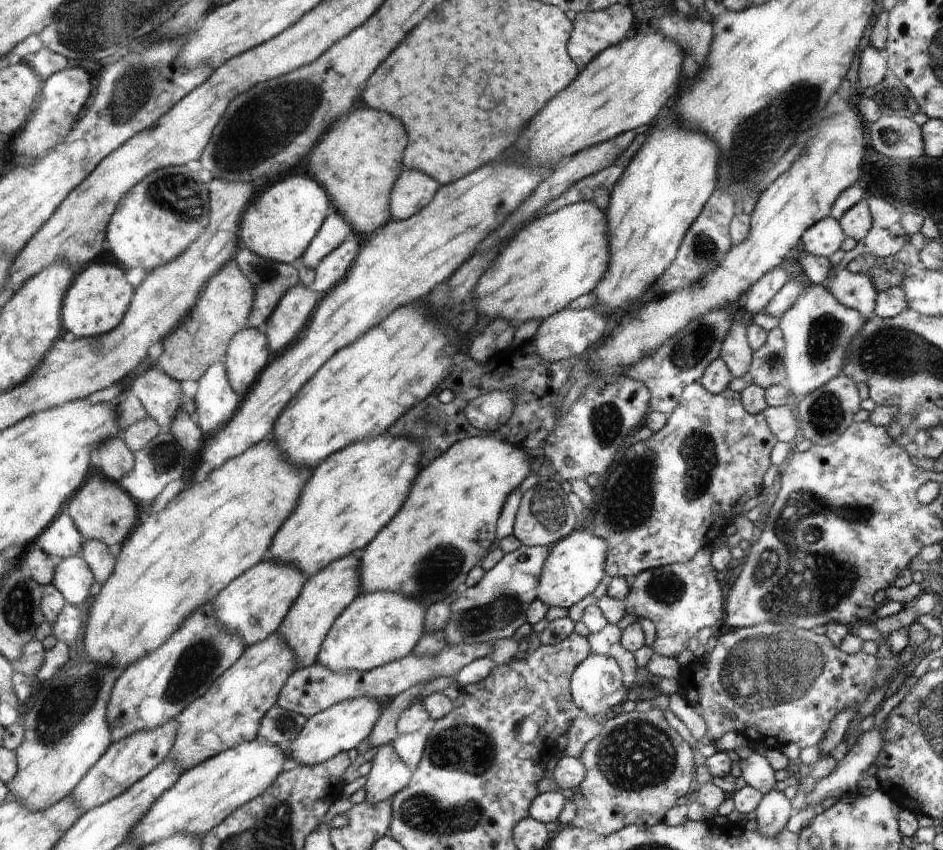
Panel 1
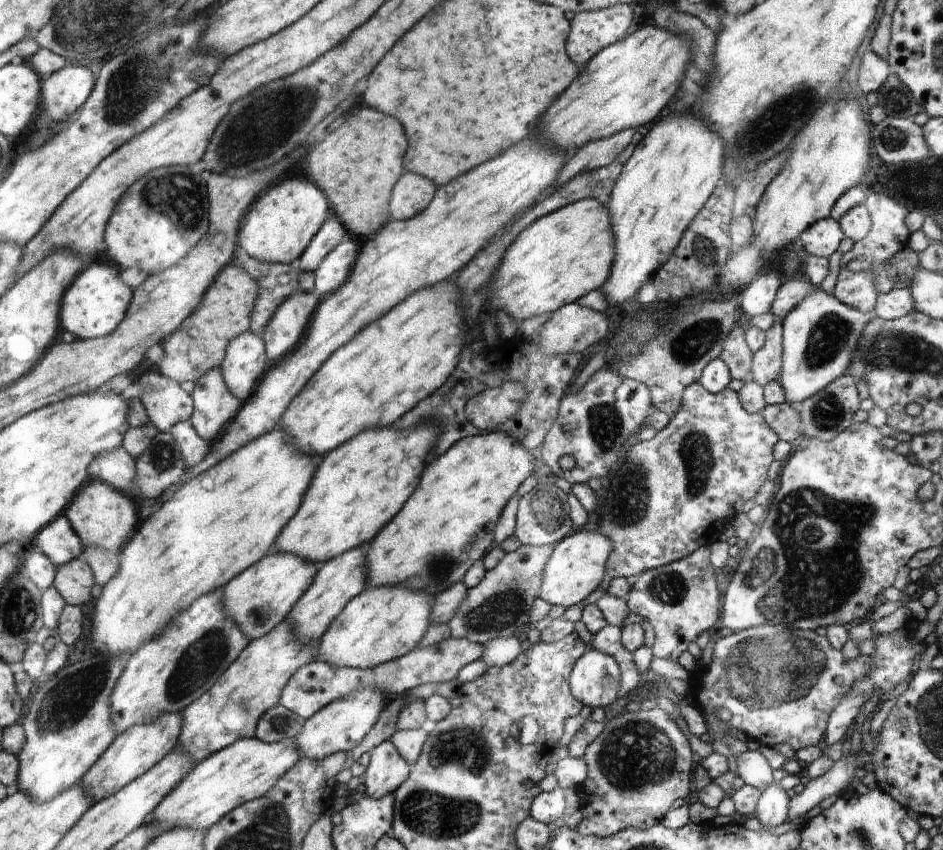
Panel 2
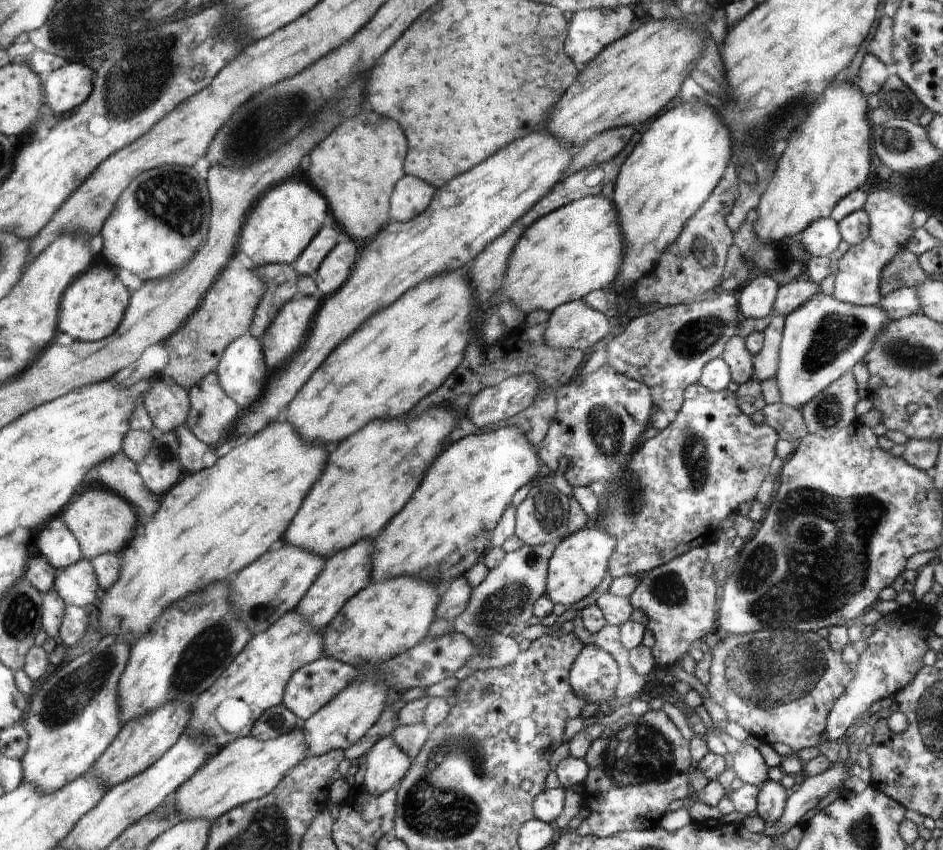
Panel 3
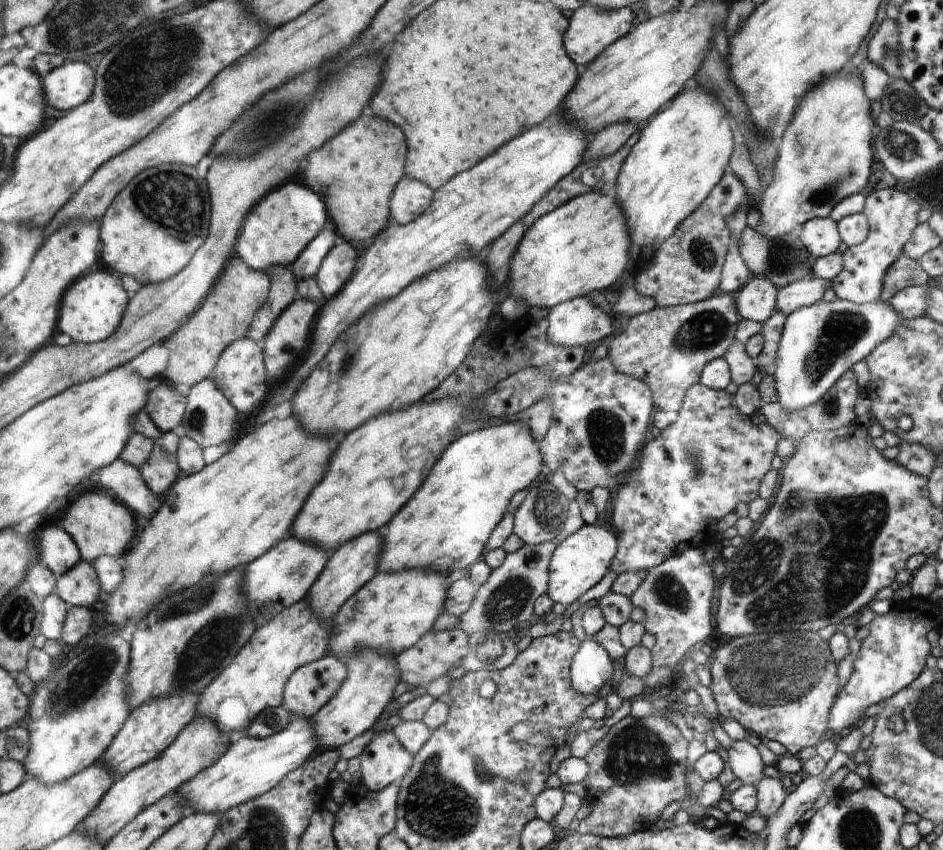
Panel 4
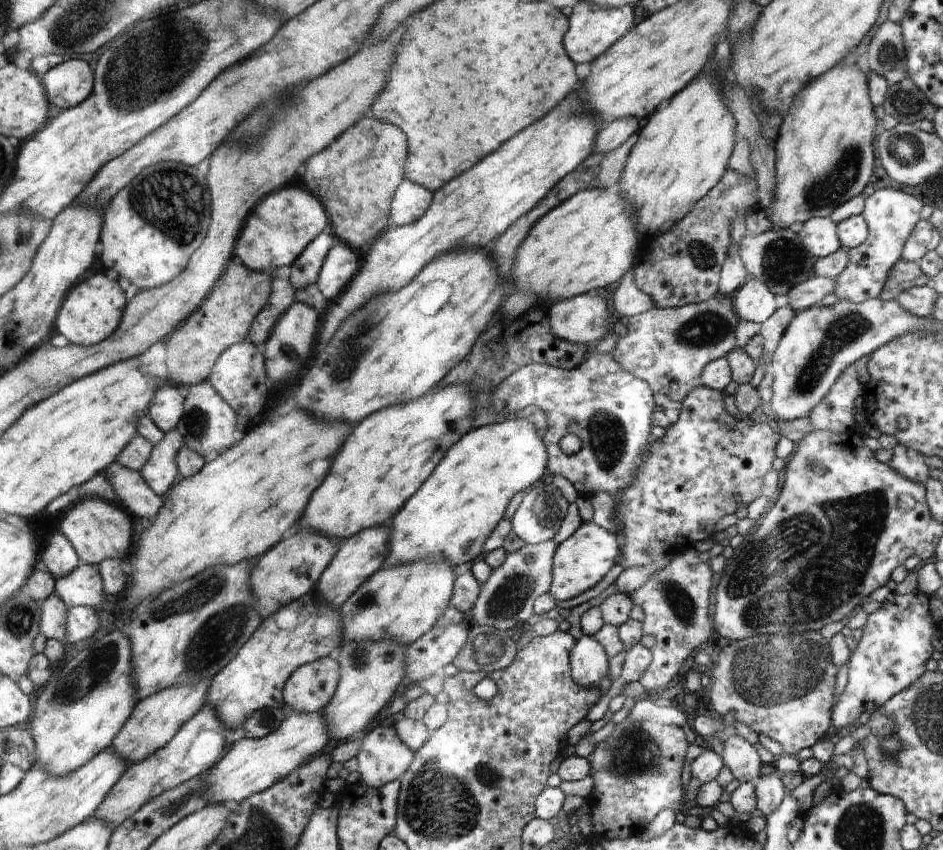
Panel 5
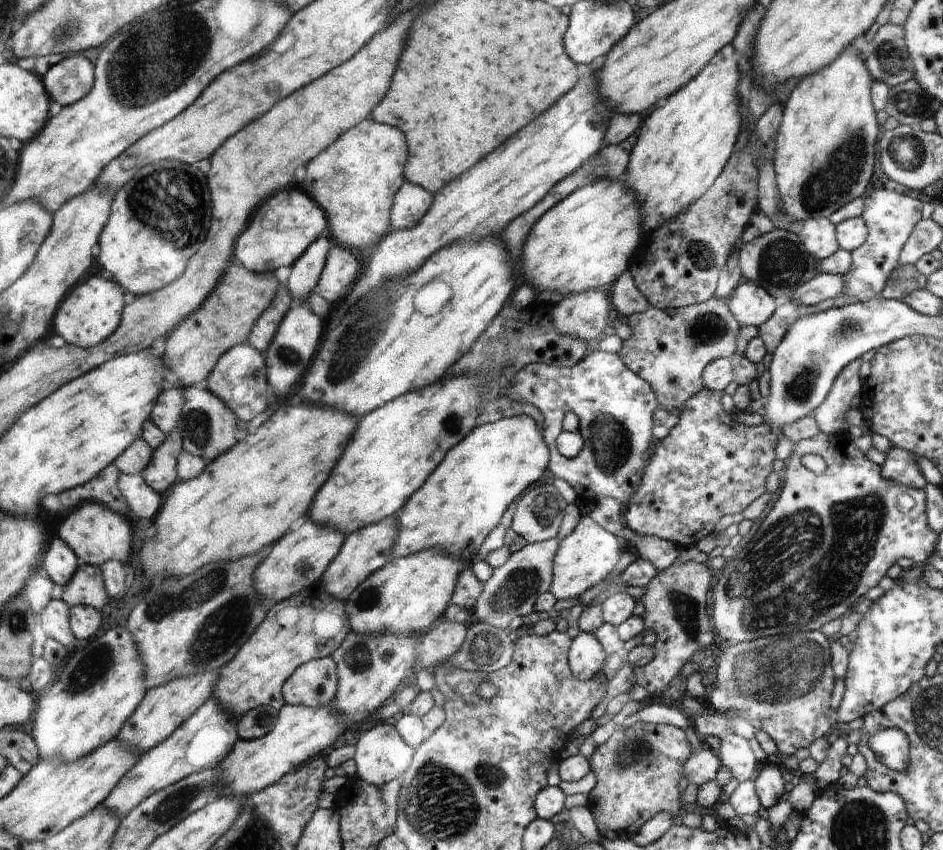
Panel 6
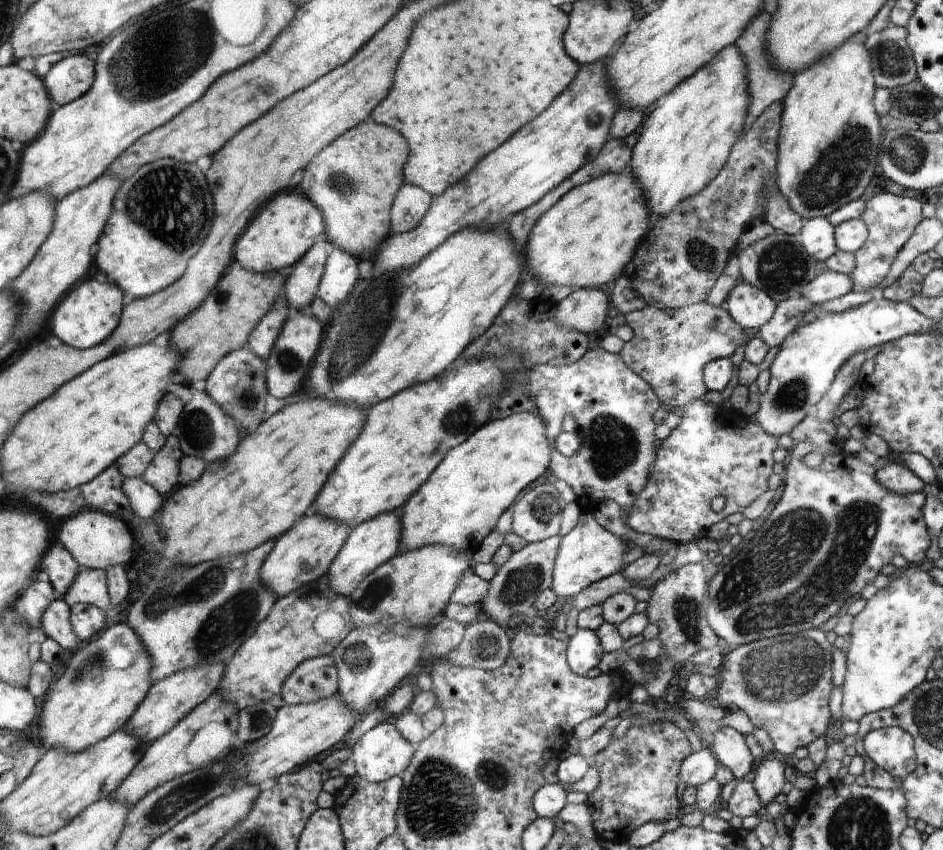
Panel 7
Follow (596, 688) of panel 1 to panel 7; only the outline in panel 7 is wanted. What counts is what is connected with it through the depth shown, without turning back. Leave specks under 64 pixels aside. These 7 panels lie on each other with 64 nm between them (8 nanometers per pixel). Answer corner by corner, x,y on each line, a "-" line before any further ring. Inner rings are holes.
578,629
567,646
567,661
577,675
586,677
592,668
598,666
603,648
598,635
590,629

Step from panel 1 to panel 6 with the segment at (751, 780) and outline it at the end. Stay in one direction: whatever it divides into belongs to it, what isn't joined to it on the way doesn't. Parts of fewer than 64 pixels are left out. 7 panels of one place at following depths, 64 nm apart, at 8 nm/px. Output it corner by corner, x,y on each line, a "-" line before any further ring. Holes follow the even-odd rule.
727,732
721,736
720,748
715,750
720,762
739,782
750,781
759,773
761,763
754,755
748,740
736,733

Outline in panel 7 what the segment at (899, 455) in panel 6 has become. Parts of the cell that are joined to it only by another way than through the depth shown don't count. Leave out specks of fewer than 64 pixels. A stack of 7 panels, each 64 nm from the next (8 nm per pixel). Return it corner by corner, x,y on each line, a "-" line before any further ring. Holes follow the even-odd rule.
895,456
888,461
876,474
877,479
891,491
900,494
923,491
925,483
912,470
908,469
902,459

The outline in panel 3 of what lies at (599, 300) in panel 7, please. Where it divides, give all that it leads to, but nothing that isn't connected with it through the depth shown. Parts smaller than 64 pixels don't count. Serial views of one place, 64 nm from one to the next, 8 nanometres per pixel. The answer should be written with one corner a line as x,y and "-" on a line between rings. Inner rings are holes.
584,300
564,303
547,320
545,343
553,349
586,350
608,334
610,326
604,313
588,306

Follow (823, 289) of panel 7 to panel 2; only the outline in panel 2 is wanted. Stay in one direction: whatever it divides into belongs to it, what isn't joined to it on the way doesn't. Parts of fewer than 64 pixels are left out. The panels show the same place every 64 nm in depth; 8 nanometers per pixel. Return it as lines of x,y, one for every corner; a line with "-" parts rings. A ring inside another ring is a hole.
793,278
784,279
769,312
774,314
778,321
782,321
815,288
811,282
800,282

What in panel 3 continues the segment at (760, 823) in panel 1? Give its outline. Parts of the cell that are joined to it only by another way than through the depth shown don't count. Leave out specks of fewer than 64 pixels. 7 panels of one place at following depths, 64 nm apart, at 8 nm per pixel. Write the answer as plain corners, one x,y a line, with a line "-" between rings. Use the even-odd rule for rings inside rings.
768,780
759,788
756,815
775,824
784,812
786,801
786,789
780,781

